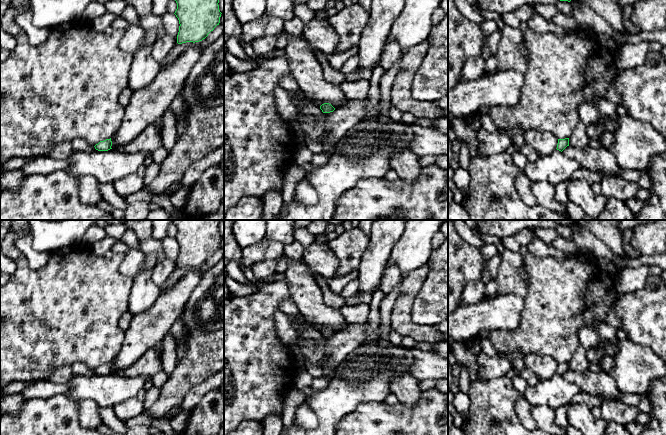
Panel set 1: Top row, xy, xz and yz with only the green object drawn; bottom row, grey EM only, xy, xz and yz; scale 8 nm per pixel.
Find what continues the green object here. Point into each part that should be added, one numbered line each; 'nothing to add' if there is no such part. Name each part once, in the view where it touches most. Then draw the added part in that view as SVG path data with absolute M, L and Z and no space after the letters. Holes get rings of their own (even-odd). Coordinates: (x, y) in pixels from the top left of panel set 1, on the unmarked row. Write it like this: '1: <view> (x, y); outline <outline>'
nothing to add

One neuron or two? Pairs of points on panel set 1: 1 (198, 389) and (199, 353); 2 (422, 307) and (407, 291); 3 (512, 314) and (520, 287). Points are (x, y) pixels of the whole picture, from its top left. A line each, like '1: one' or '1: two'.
1: two
2: two
3: two

